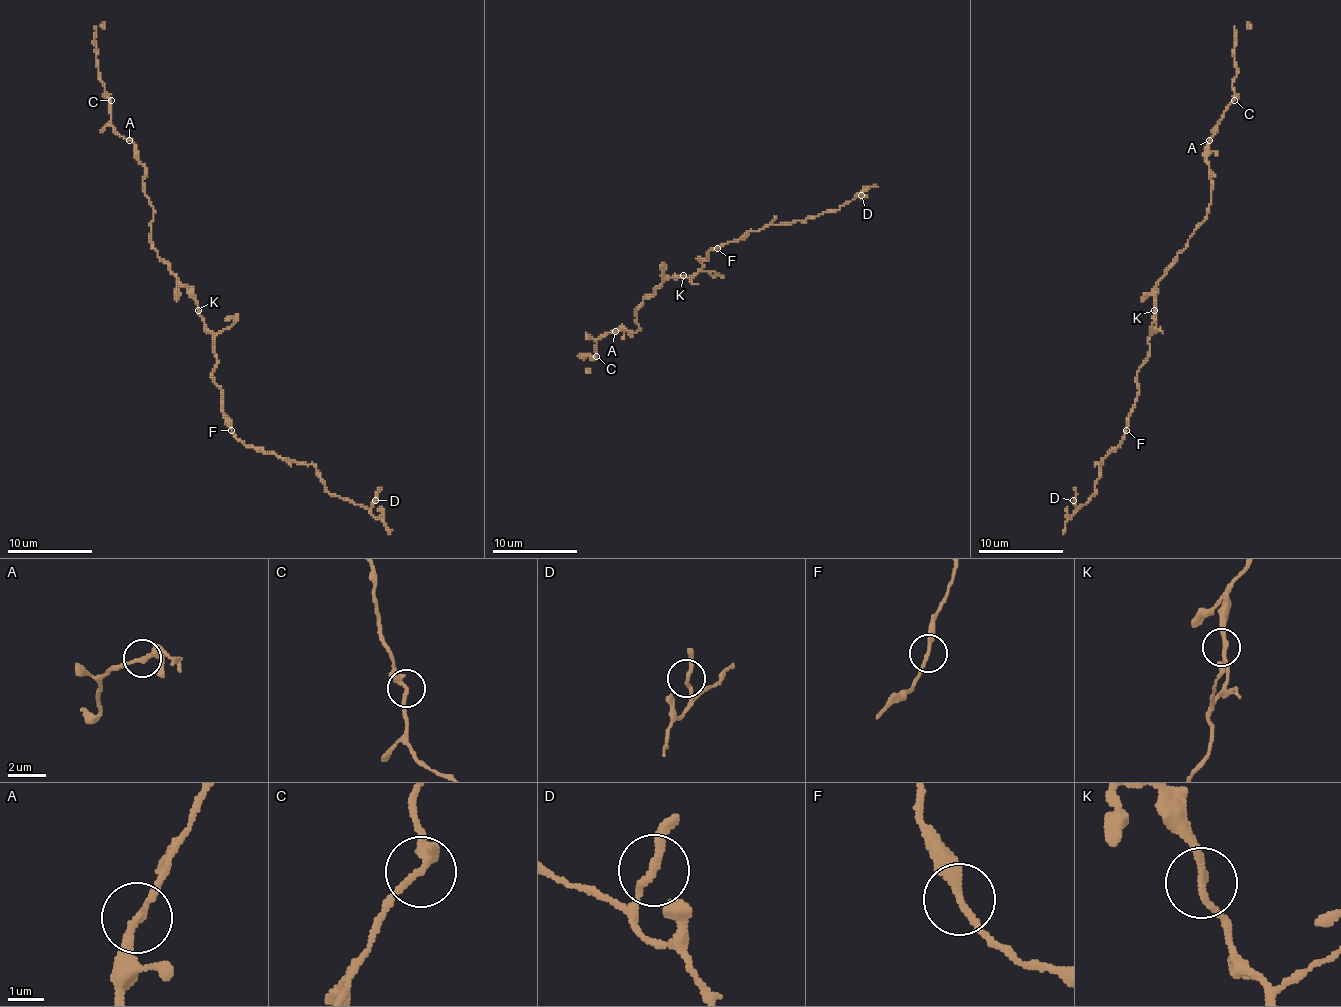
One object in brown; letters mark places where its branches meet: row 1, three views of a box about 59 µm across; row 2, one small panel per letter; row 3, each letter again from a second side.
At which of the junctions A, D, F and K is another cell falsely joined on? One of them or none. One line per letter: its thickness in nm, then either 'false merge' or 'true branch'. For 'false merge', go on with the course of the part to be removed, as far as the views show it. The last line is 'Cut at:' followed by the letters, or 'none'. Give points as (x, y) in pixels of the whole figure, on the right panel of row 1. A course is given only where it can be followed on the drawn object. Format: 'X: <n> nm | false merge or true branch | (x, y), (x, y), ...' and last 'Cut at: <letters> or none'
A: 200 nm | true branch
D: 200 nm | true branch
F: 200 nm | true branch
K: 200 nm | true branch
Cut at: none

